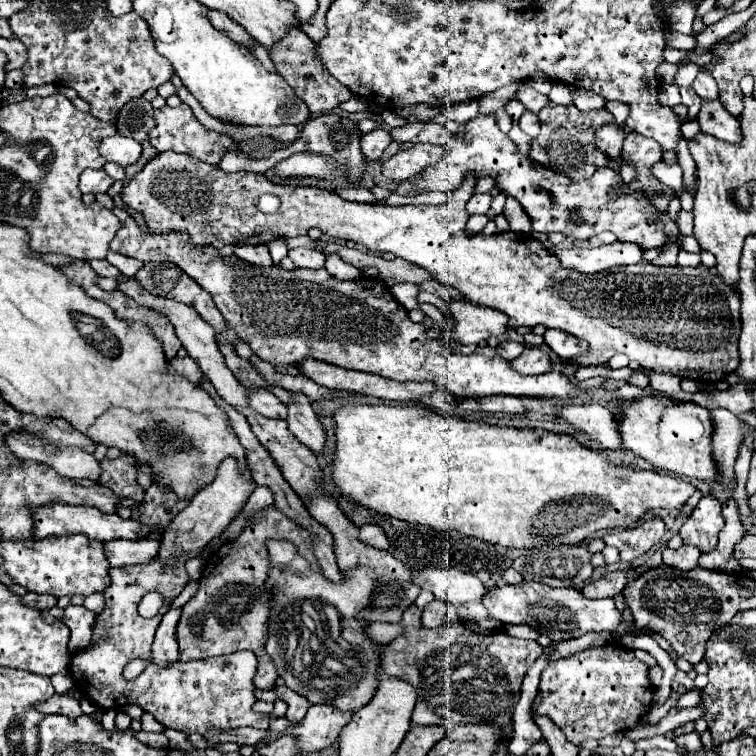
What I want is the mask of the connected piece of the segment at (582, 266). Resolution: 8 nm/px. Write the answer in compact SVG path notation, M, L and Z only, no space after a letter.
M615 242L601 248L553 248L553 254L565 268L575 268L585 274L595 274L613 266L627 266L643 262L643 248L633 242Z

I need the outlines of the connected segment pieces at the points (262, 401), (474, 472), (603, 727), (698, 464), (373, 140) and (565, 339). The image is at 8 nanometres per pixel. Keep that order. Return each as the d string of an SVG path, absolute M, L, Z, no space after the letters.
M245 386L247 394L249 394L249 406L267 416L267 418L279 418L279 420L285 420L287 418L287 408L285 404L281 404L281 400L277 400L277 396L267 390L267 388L249 388Z
M345 404L333 414L333 422L333 482L341 496L385 516L429 526L437 532L457 530L469 538L505 548L577 546L595 532L637 526L639 518L651 508L681 508L695 492L691 482L669 474L611 466L597 452L567 434L465 422L435 414L421 404Z
M617 644L571 654L543 670L535 710L561 726L567 740L577 746L589 738L601 740L617 730L633 728L649 712L653 686L647 672L649 666L637 660L633 650L621 650Z
M645 396L639 398L629 408L621 410L623 422L619 424L623 446L637 456L649 460L659 470L687 476L703 482L717 482L721 474L717 472L713 460L713 420L709 418L709 410L701 408L693 402L675 404L669 398Z
M377 128L377 130L373 130L373 132L369 132L369 134L365 134L361 138L361 152L363 152L363 156L367 160L377 162L383 156L385 148L389 146L389 142L391 142L391 134L381 130L381 128Z
M547 330L543 338L545 338L545 344L563 360L579 356L579 354L587 352L587 348L589 348L587 342L583 342L571 334L565 334L561 330Z

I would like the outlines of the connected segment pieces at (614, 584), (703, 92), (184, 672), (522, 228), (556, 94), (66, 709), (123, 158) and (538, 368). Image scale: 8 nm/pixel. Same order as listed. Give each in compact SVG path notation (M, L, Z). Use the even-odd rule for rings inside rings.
M623 568L623 570L615 570L615 572L607 574L607 576L603 576L603 578L597 580L597 582L587 584L581 592L583 592L587 598L591 598L591 600L617 598L617 596L623 592L623 588L625 588L627 582L629 582L629 572Z
M699 68L699 74L697 74L695 82L693 82L693 90L697 92L697 96L707 98L707 100L713 100L713 98L719 96L717 82L713 80L713 76L709 76L707 68Z
M157 558L149 564L133 564L123 568L109 570L111 586L103 592L105 594L105 608L97 614L93 624L93 638L89 648L77 650L71 656L69 674L73 678L75 688L89 696L97 706L129 706L137 704L145 712L153 714L157 722L165 728L173 728L185 734L201 734L207 740L209 730L225 732L241 726L263 728L269 730L269 716L253 712L253 704L257 702L253 676L257 672L257 658L253 652L235 652L227 656L213 656L207 660L193 660L193 662L171 662L165 668L153 662L151 644L155 630L165 612L171 610L171 602L181 594L185 584L189 582L185 562L177 562L175 566L165 566ZM147 592L161 592L165 598L163 608L151 620L141 618L137 612L137 602ZM105 630L111 632L111 640L105 640ZM143 658L149 660L149 666L131 682L127 682L121 672L127 660Z
M507 198L503 214L505 214L505 218L509 222L509 228L513 232L521 232L521 234L529 234L531 232L531 220L529 220L527 212L521 208L521 204L517 204L517 200Z
M555 84L551 89L548 97L552 102L558 105L573 104L570 88L565 84Z
M55 694L53 698L49 700L43 700L41 704L35 706L41 714L63 714L63 716L69 716L69 718L77 718L77 716L83 716L83 710L79 706L79 700L71 698L71 696L63 696L63 694Z
M115 134L101 142L99 152L107 162L115 162L115 164L127 168L141 158L141 144L135 142L133 138Z
M525 348L523 354L517 356L511 364L513 368L517 368L517 372L523 372L523 374L541 374L553 368L549 354L539 348Z

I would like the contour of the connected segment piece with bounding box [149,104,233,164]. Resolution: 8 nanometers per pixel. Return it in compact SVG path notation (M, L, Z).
M181 104L179 108L161 108L161 110L155 110L155 122L157 126L149 132L149 138L151 138L151 144L159 150L159 152L165 152L165 150L173 150L173 152L181 152L181 154L189 154L197 160L203 160L207 164L217 164L221 160L221 156L227 152L227 148L231 146L229 142L233 142L229 136L221 136L217 132L211 132L207 128L203 128L199 124L199 120L193 116L191 108Z

